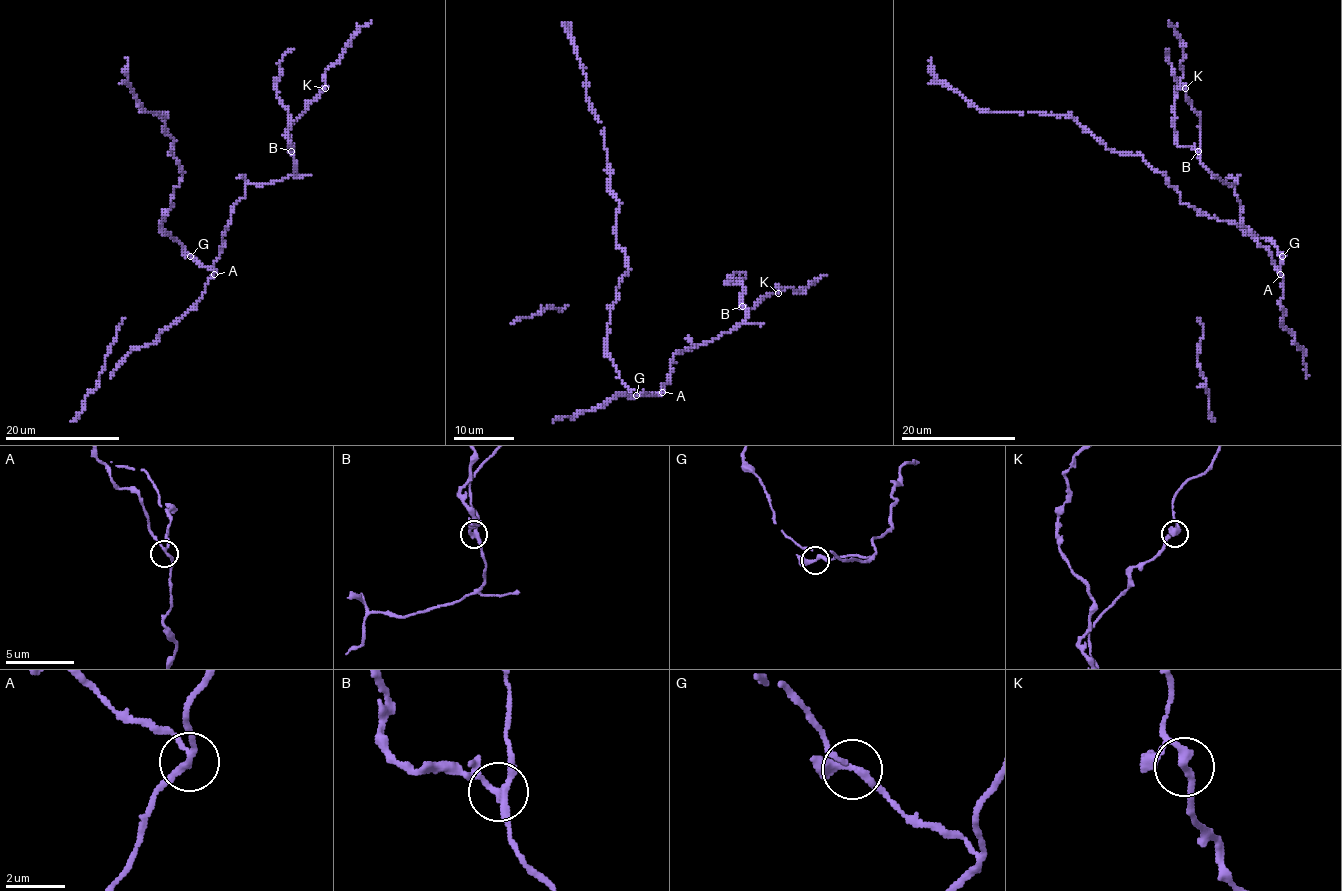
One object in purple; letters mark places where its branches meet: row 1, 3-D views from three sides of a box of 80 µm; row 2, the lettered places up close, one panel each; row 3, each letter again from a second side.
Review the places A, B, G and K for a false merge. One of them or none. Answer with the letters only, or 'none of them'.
B

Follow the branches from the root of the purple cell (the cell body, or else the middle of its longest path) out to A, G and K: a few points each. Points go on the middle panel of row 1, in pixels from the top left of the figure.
A: (618, 374), (633, 395), (662, 392)
G: (618, 374), (629, 392), (636, 395)
K: (618, 374), (633, 395), (660, 393), (676, 353), (734, 330), (746, 318), (740, 308), (778, 293)

